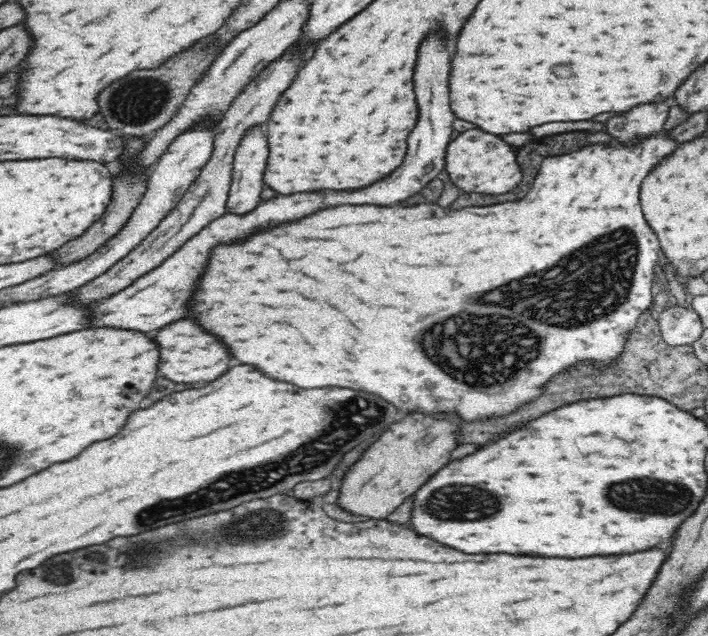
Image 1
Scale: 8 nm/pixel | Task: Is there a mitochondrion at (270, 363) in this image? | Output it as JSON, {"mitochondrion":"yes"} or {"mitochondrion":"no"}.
{"mitochondrion":"no"}

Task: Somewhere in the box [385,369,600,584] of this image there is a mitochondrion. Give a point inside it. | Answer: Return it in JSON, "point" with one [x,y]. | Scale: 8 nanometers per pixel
{"point":[462,507]}

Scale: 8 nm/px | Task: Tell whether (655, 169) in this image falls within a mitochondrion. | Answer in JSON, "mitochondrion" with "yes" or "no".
{"mitochondrion":"no"}

